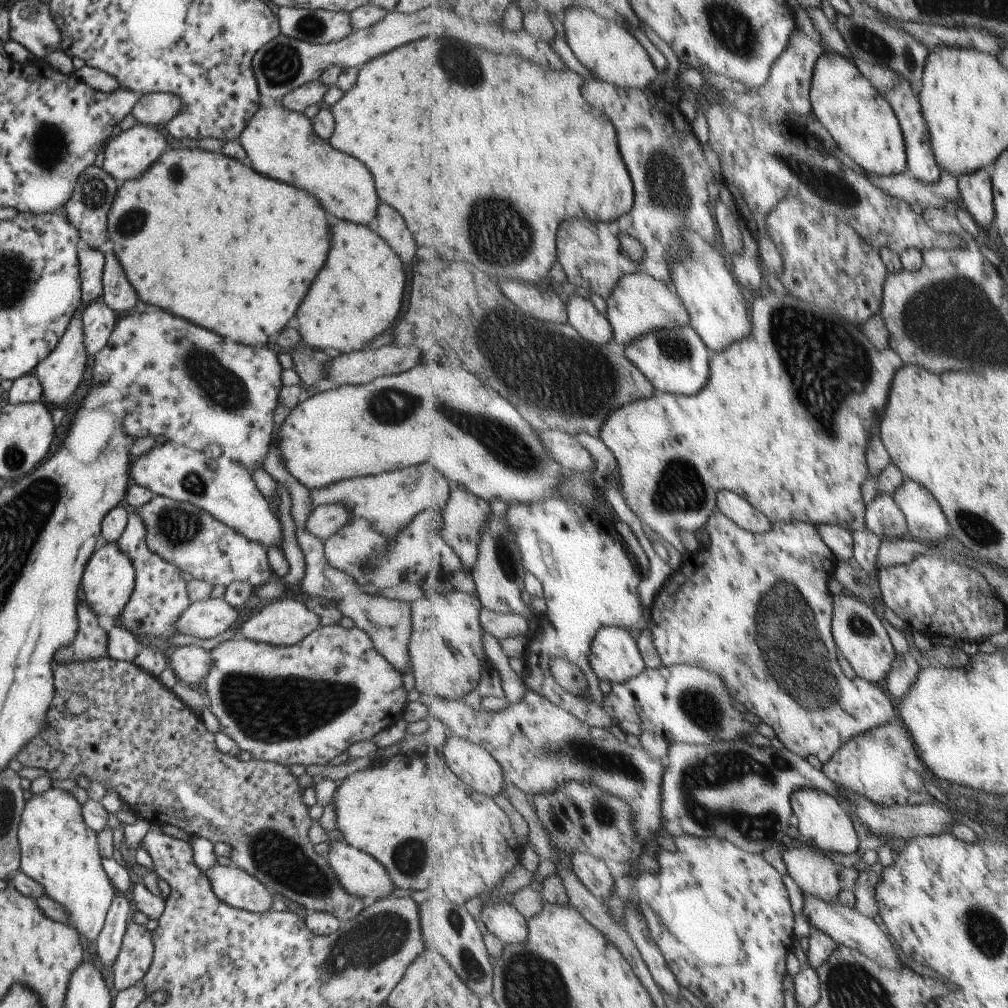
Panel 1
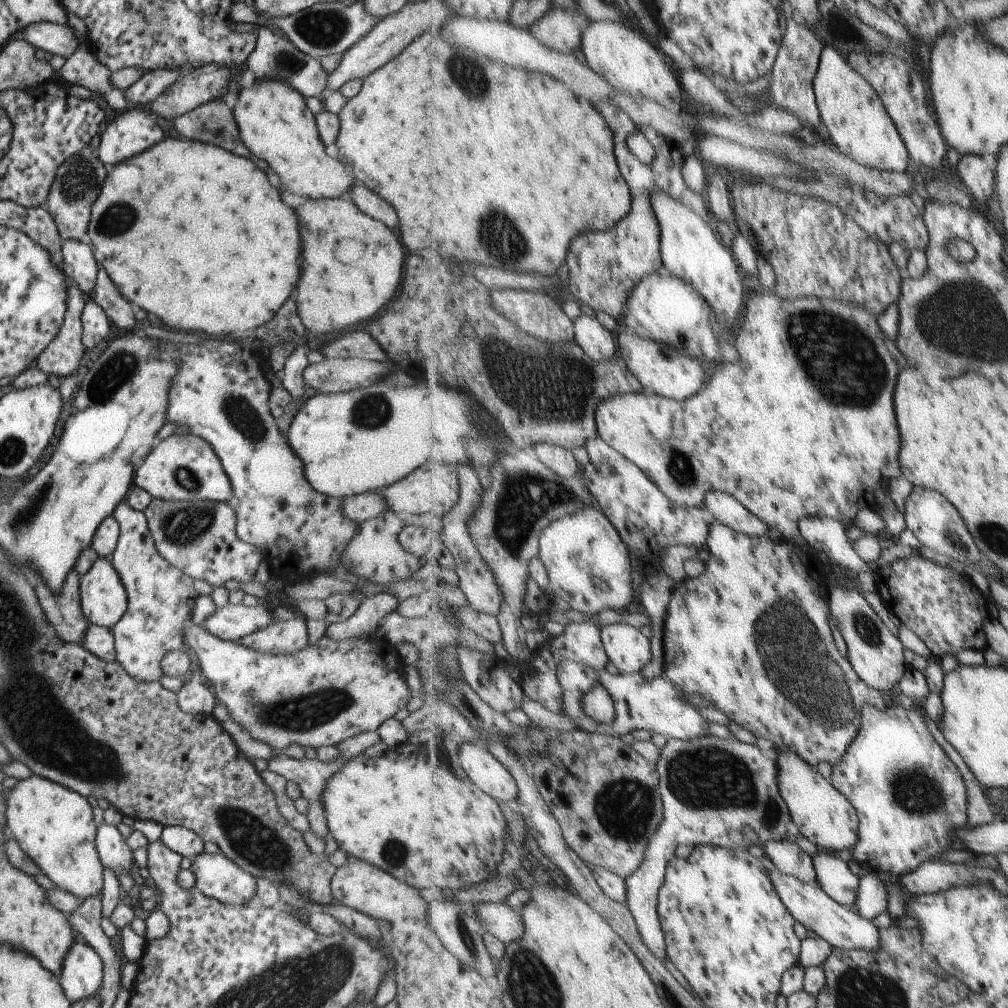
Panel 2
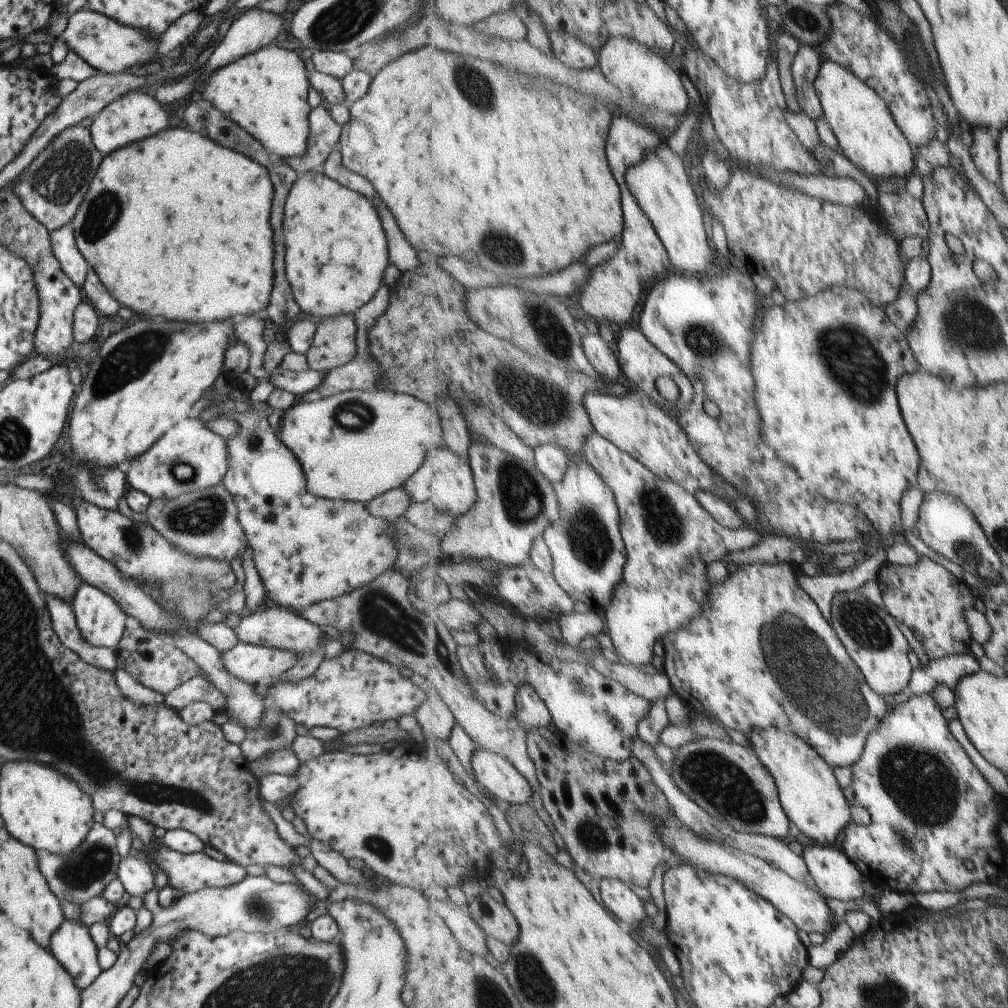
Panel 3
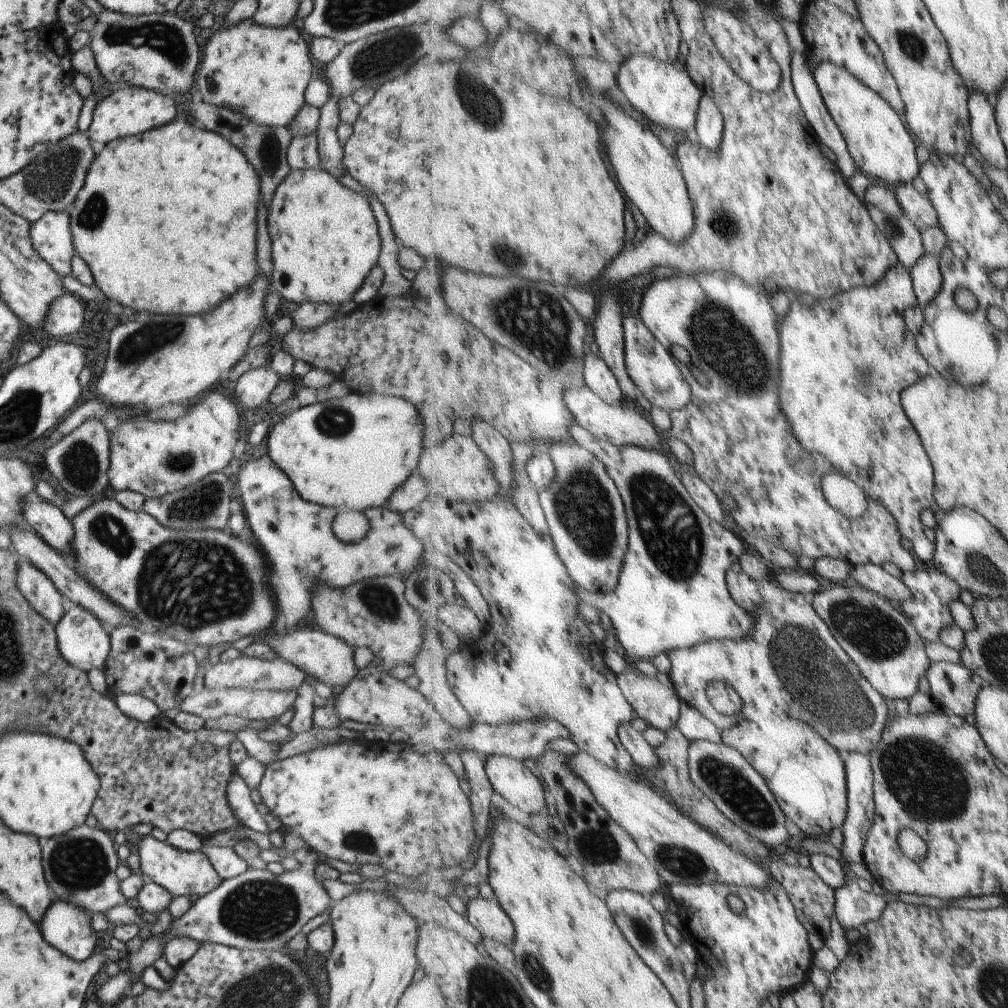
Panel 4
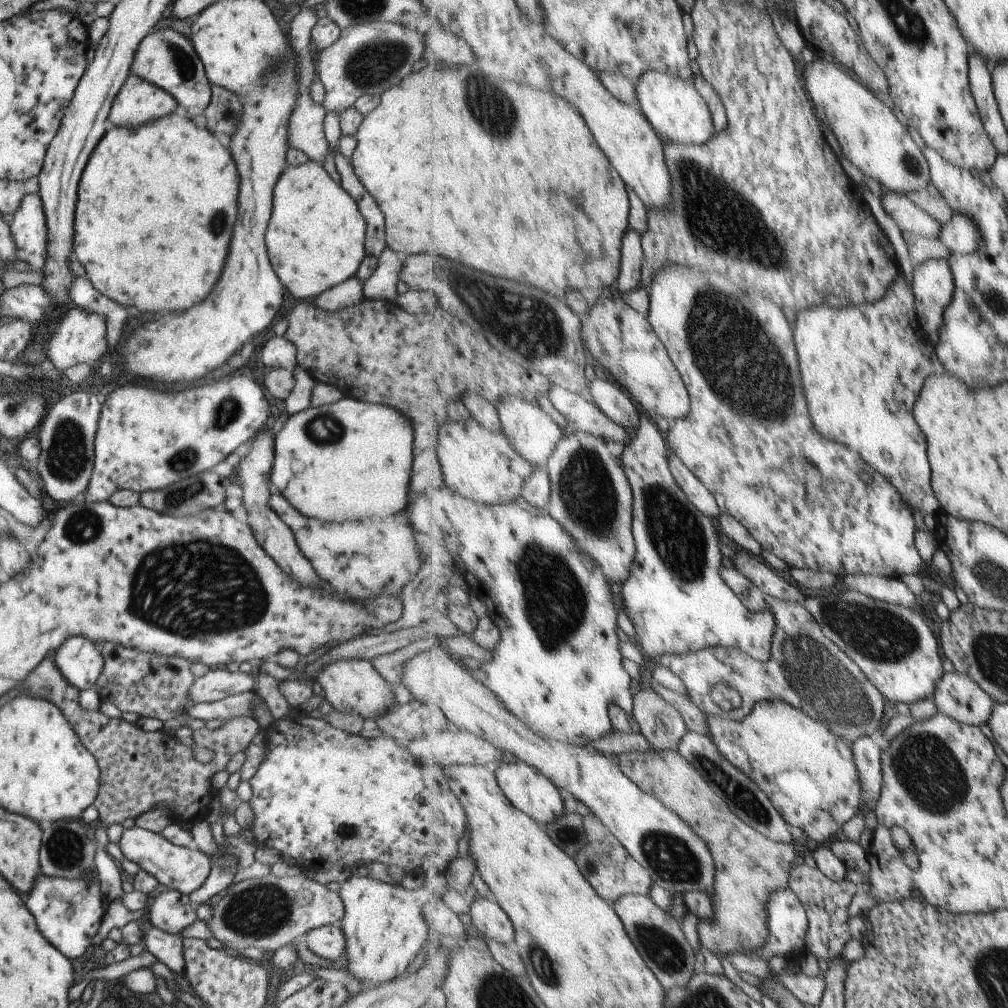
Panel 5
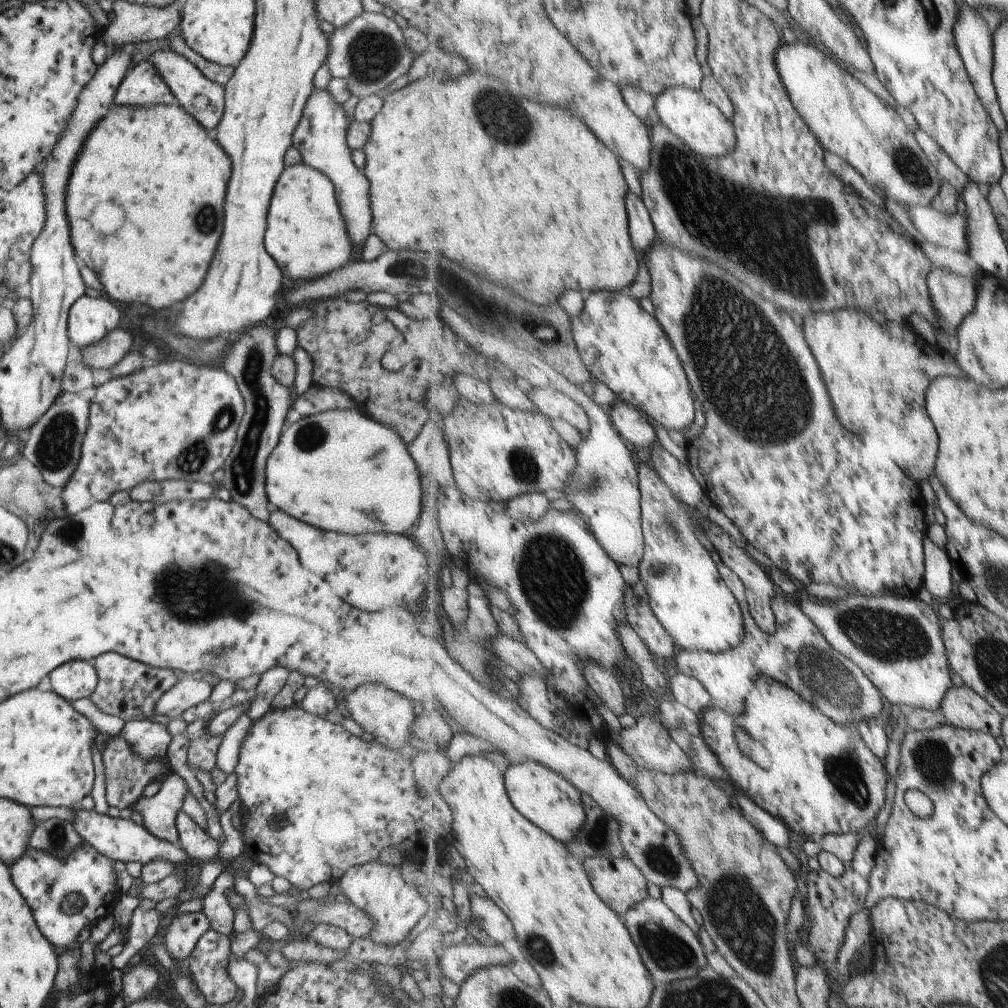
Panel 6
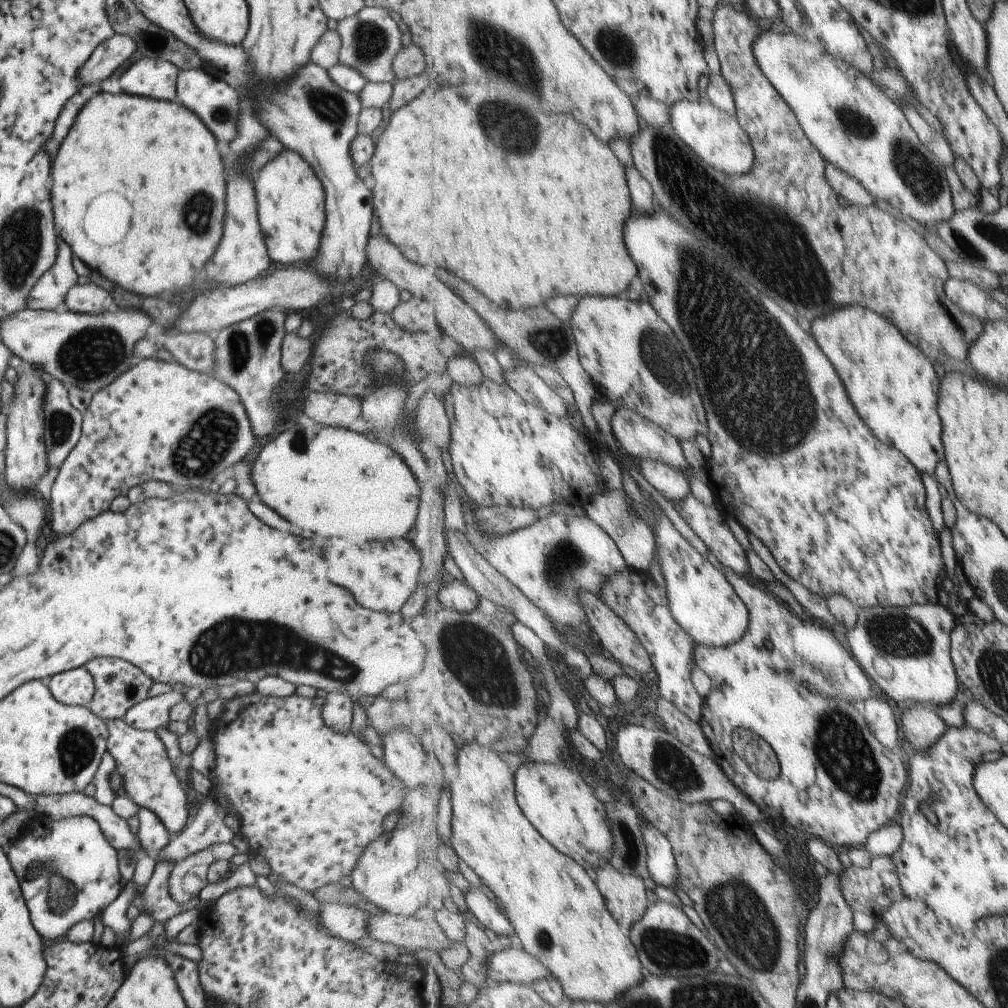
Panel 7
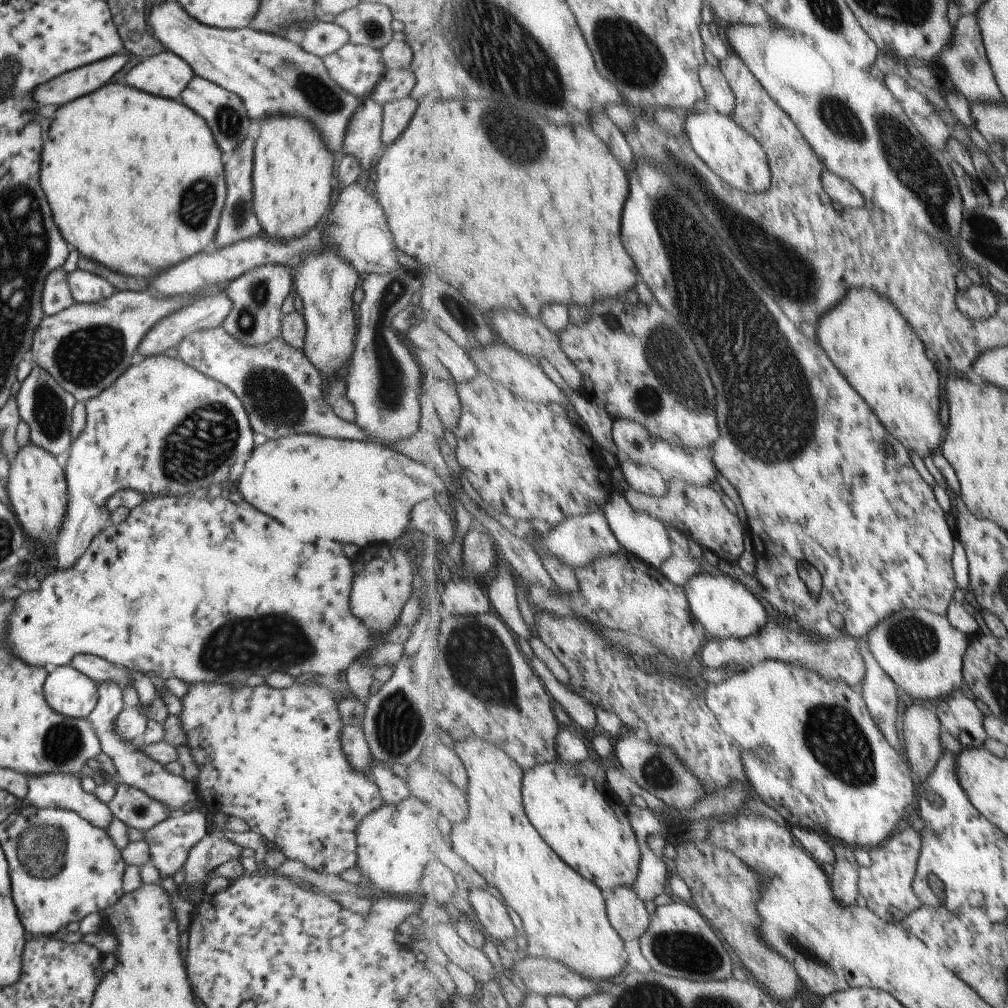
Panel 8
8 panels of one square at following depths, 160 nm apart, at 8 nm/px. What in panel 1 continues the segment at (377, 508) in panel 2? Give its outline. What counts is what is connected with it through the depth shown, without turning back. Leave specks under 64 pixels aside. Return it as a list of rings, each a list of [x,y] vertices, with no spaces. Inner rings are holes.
[[[323,504],[311,510],[305,520],[305,530],[317,540],[327,539],[349,523],[349,510],[343,504]]]

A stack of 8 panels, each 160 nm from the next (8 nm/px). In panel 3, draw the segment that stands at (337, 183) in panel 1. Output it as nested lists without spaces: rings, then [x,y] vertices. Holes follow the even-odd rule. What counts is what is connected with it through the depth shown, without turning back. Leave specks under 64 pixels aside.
[[[275,45],[263,46],[209,76],[198,98],[223,112],[247,135],[255,138],[269,156],[287,158],[305,153],[308,134],[307,72],[295,52]]]

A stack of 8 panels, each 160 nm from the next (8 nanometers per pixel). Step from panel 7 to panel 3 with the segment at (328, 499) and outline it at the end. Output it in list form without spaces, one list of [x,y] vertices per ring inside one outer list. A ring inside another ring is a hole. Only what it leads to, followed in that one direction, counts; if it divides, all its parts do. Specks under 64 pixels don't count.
[[[369,388],[368,391],[346,391],[337,395],[332,395],[326,398],[300,398],[295,402],[287,411],[283,412],[281,416],[283,424],[280,428],[279,442],[289,450],[293,452],[293,456],[297,458],[299,466],[303,470],[303,476],[305,476],[305,488],[312,496],[318,498],[325,498],[330,500],[347,500],[350,502],[362,503],[363,505],[371,501],[373,498],[388,492],[389,490],[402,487],[403,484],[419,469],[419,466],[424,462],[426,452],[429,448],[437,448],[446,446],[445,444],[445,432],[442,424],[441,410],[435,406],[435,408],[429,408],[423,401],[419,401],[410,395],[404,393],[393,393],[386,389],[380,390],[375,388]]]

